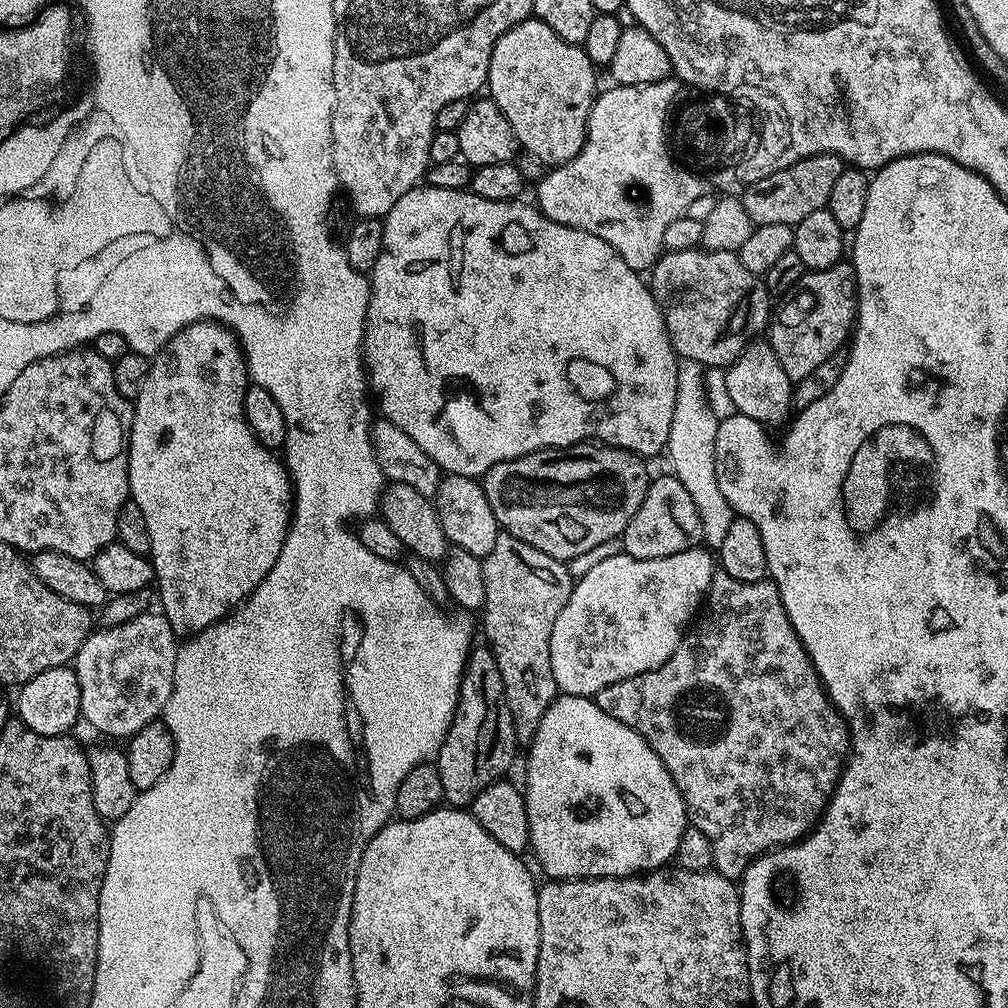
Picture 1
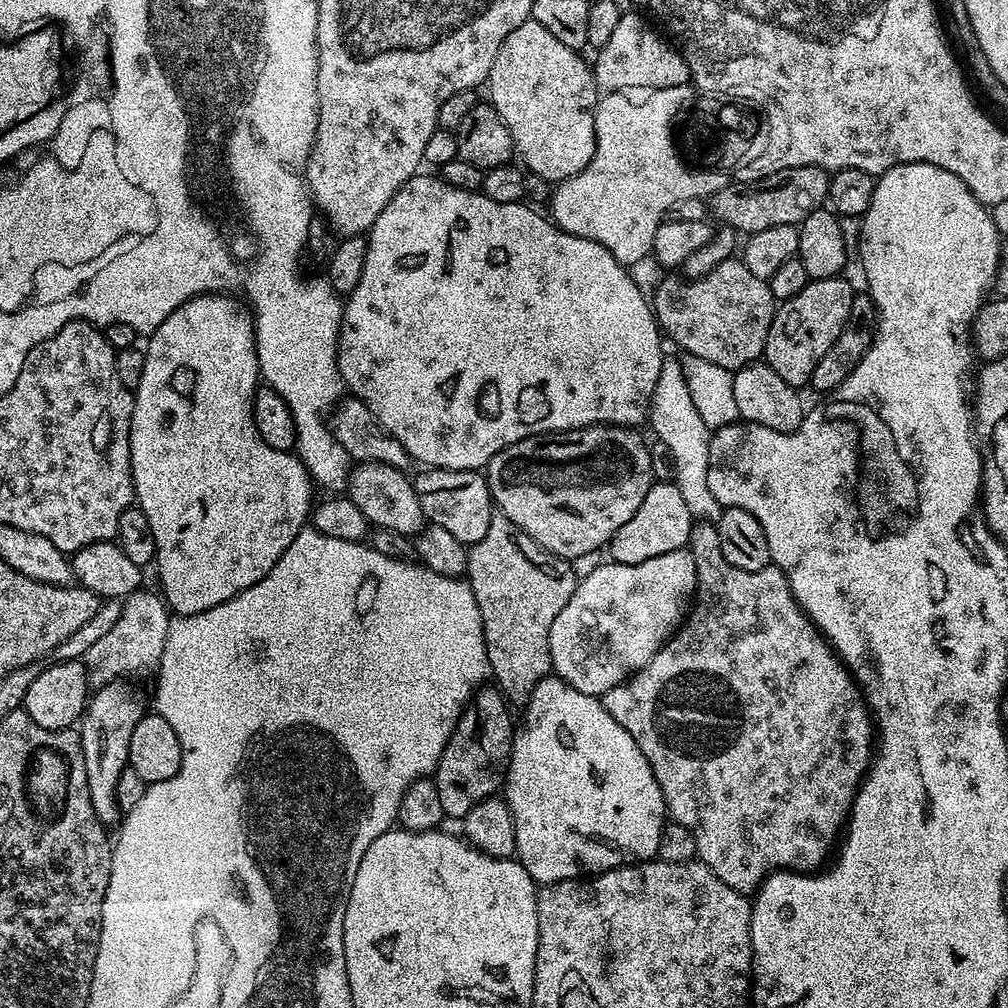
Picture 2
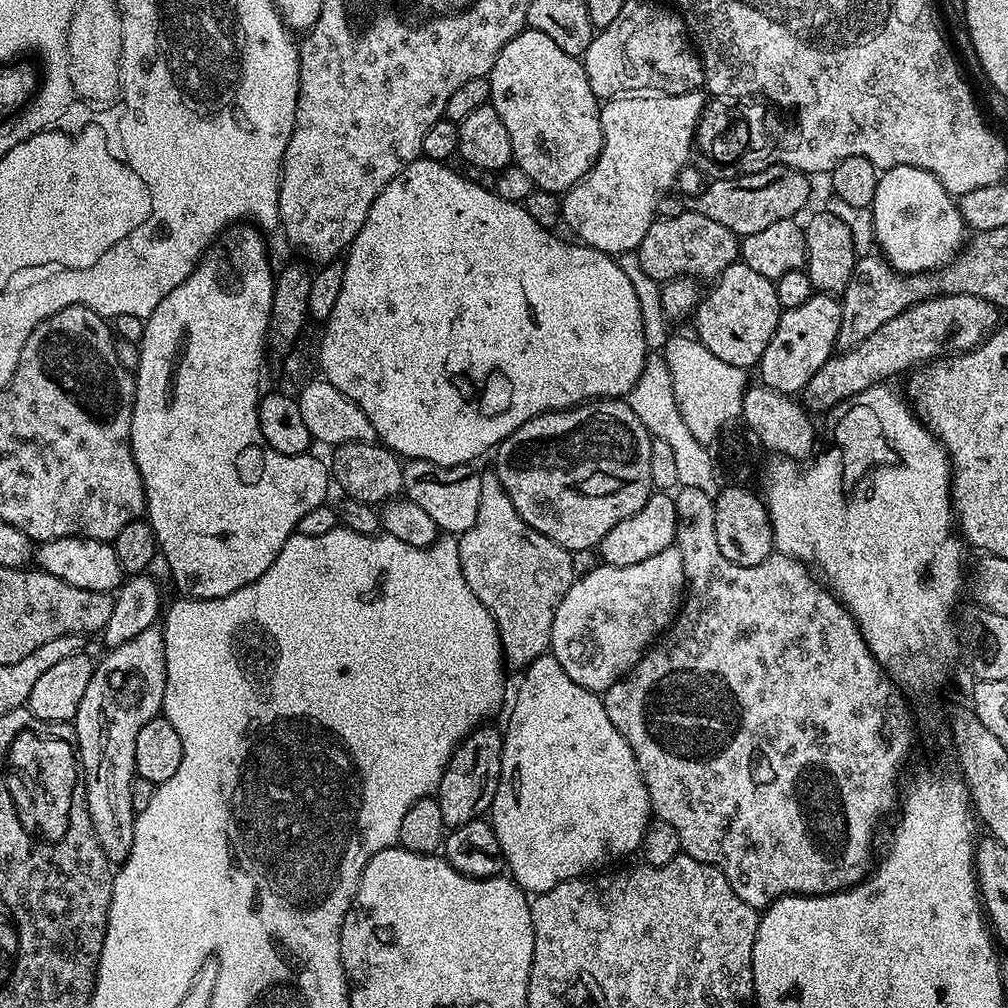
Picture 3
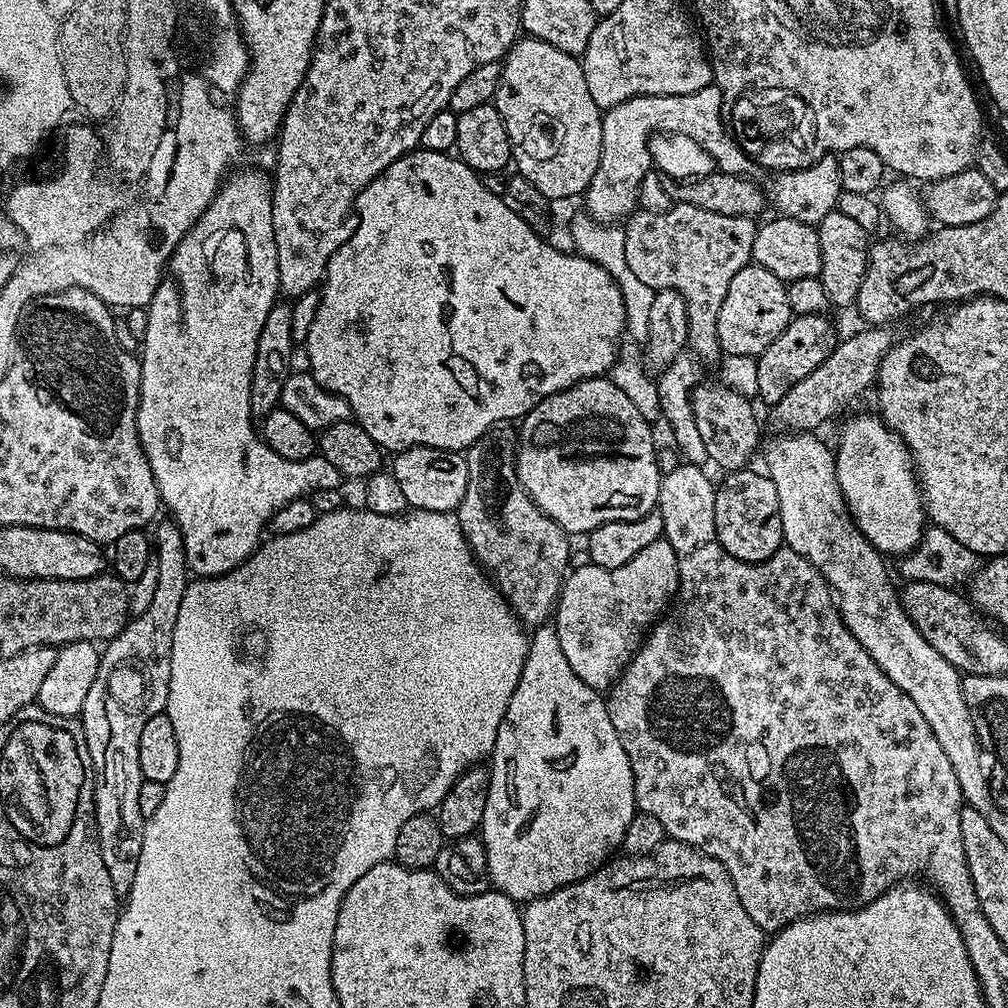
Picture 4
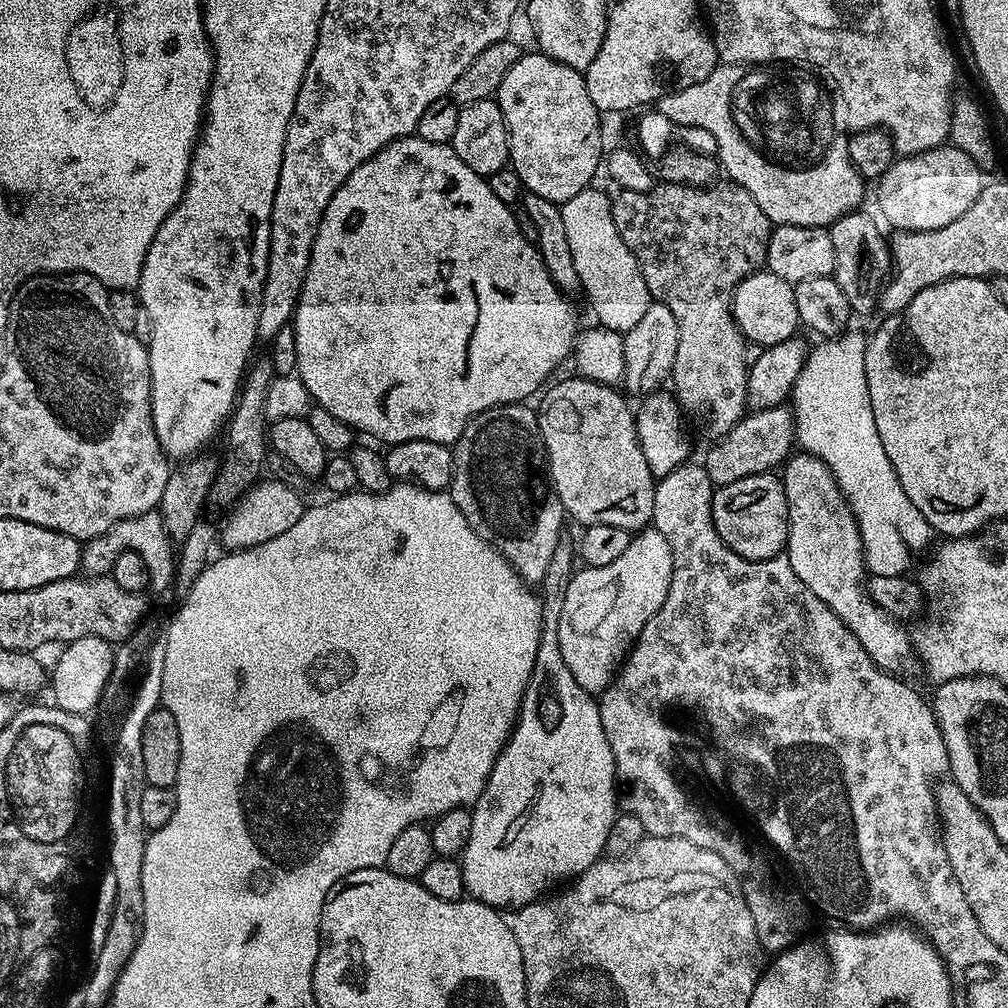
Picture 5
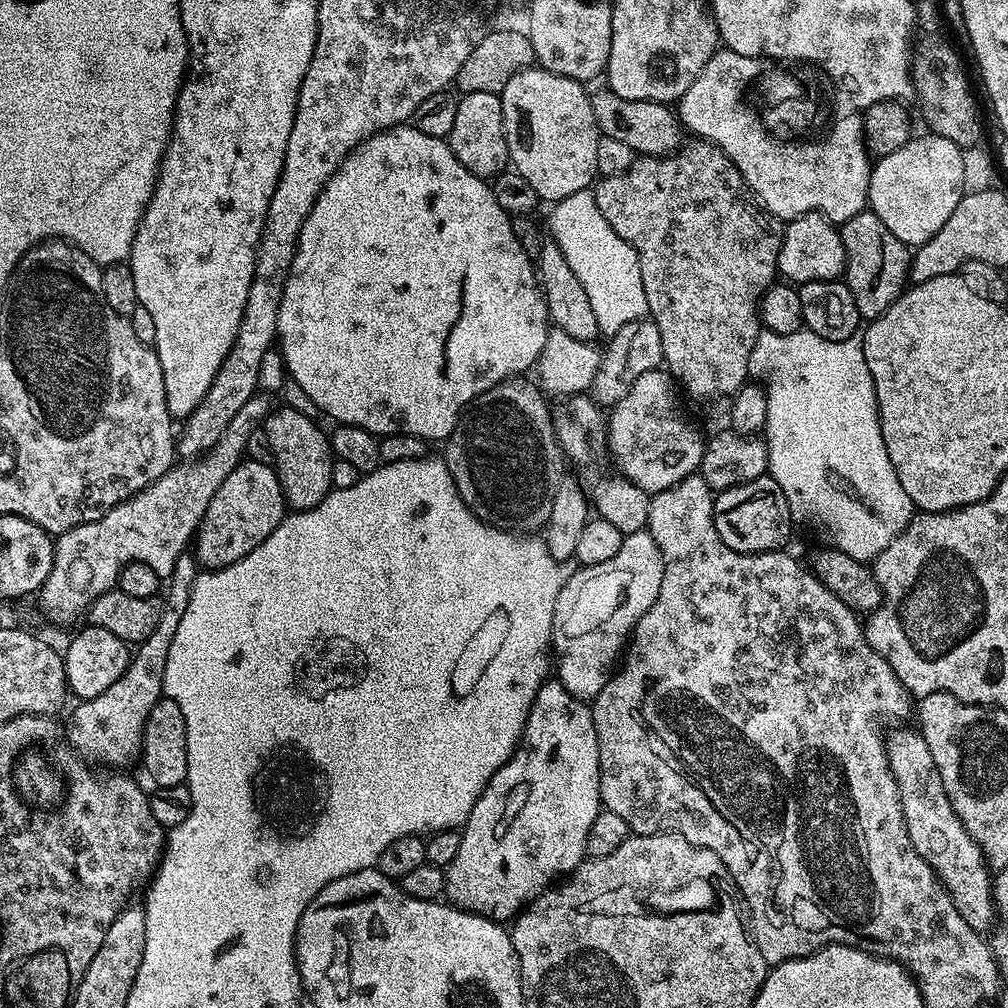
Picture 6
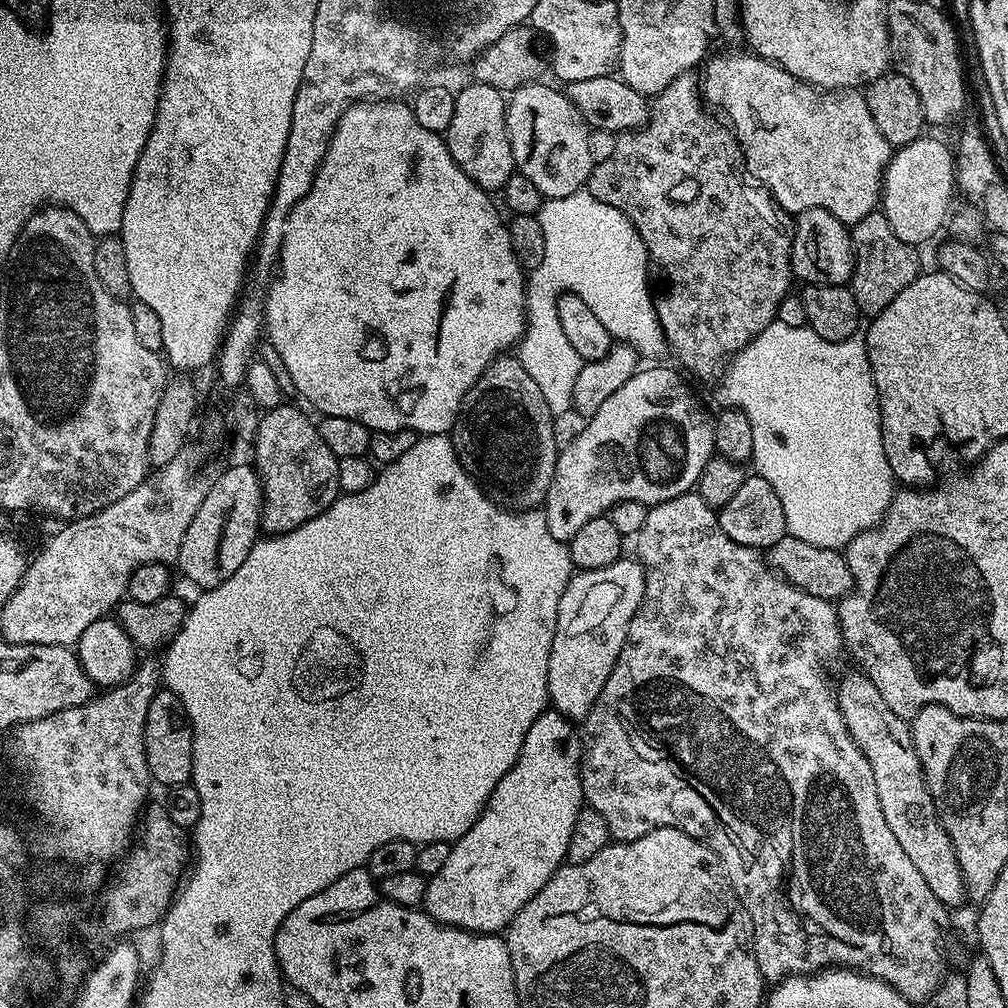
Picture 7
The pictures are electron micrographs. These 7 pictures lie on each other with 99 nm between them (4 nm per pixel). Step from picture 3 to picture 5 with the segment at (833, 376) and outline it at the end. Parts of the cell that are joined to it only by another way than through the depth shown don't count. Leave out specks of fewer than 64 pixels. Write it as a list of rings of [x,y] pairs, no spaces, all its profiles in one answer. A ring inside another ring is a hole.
[[[781,406],[770,410],[749,411],[744,419],[713,444],[716,445],[702,457],[704,469],[706,474],[710,474],[713,485],[738,482],[738,478],[750,478],[754,474],[779,469],[796,444],[796,418],[793,409]]]

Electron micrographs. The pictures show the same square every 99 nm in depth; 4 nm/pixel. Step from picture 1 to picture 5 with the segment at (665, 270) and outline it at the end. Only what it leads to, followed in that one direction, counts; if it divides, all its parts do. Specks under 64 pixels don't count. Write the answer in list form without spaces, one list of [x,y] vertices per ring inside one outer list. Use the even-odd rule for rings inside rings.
[[[761,270],[752,272],[736,287],[732,299],[732,317],[749,345],[767,346],[786,342],[797,335],[796,328],[801,327],[798,318],[798,306],[794,303],[793,284],[778,274]]]

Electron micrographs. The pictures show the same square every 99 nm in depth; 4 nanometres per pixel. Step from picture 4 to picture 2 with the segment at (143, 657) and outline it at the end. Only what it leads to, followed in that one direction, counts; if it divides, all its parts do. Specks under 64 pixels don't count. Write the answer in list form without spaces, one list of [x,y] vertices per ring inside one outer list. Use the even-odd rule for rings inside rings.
[[[115,680],[112,684],[95,689],[84,706],[84,715],[78,721],[80,755],[86,766],[88,783],[86,800],[91,815],[97,816],[105,826],[119,825],[122,819],[122,810],[116,797],[118,778],[128,767],[130,734],[134,734],[134,726],[138,726],[138,722],[146,715],[144,700],[132,684],[135,683]]]

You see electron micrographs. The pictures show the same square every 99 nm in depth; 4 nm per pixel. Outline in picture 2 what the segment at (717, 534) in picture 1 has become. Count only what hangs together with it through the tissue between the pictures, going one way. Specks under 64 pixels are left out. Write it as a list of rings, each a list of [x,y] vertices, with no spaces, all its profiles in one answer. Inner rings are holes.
[[[665,359],[662,374],[658,374],[658,386],[654,386],[650,405],[651,424],[657,438],[668,447],[668,452],[672,455],[672,464],[676,467],[674,482],[678,490],[682,490],[682,498],[686,498],[686,506],[690,506],[693,517],[704,522],[719,521],[722,505],[716,501],[714,494],[710,494],[710,485],[706,483],[710,429],[694,406],[690,386],[679,359]]]

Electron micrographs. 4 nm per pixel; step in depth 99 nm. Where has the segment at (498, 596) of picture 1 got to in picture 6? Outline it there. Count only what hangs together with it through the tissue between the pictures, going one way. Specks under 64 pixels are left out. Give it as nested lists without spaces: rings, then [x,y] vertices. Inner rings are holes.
[[[513,378],[504,380],[498,386],[486,390],[461,412],[460,421],[457,422],[452,433],[448,435],[448,439],[443,441],[442,444],[442,448],[444,448],[444,453],[442,453],[444,465],[447,466],[454,478],[462,502],[466,502],[468,509],[480,520],[483,520],[485,524],[490,524],[493,528],[503,528],[504,531],[513,534],[536,534],[543,529],[544,524],[550,518],[550,510],[554,506],[554,494],[566,476],[566,473],[564,473],[566,457],[560,450],[560,443],[556,437],[556,428],[552,425],[552,408],[550,404],[544,401],[545,393],[535,383],[533,384],[528,381],[528,378]]]

